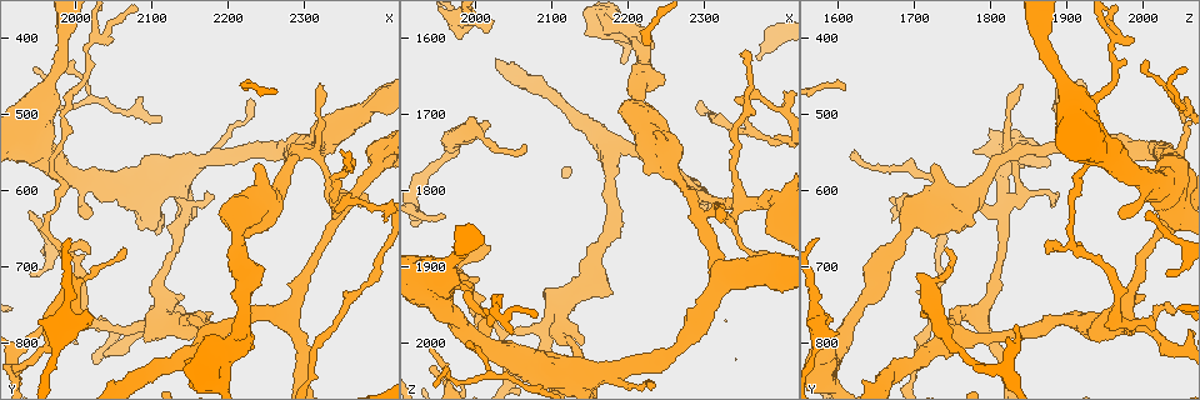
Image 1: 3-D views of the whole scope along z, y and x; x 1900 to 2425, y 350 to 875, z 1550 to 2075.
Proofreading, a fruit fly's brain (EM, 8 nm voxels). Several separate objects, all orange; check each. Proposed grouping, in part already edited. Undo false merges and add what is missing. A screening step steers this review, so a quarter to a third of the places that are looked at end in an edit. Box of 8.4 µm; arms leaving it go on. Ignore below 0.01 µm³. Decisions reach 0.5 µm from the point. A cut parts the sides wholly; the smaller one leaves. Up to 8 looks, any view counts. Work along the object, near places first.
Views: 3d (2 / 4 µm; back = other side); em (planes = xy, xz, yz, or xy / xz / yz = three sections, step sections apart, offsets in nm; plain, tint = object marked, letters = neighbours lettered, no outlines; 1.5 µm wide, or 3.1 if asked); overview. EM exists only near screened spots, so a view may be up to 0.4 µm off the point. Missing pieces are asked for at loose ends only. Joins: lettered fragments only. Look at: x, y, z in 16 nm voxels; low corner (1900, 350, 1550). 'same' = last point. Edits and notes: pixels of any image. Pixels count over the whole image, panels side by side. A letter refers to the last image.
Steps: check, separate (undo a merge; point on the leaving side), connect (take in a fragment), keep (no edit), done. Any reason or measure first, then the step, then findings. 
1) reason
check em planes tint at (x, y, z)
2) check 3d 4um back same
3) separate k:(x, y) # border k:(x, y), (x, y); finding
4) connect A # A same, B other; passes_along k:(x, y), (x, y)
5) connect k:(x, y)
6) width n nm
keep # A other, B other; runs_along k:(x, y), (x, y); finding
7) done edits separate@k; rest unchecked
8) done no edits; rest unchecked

abrupt turn
check em xy step 8 tint at (1975, 670, 1905)

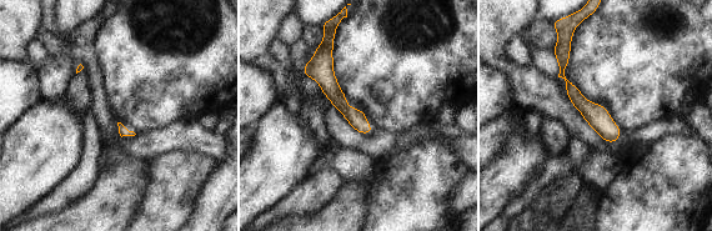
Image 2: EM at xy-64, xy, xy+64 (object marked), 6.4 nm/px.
see the neighbours
check em xy step 8 letters same

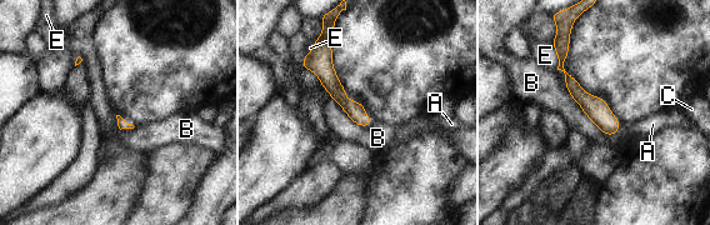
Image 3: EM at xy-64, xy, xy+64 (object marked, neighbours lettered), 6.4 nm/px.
width 60 nm
keep # A other, B other, C other, E other; runs_along 3:(564, 44), (561, 69), (613, 130); continuous, no second neuron

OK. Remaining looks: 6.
check 3d 2um back at (2295, 545, 1845)

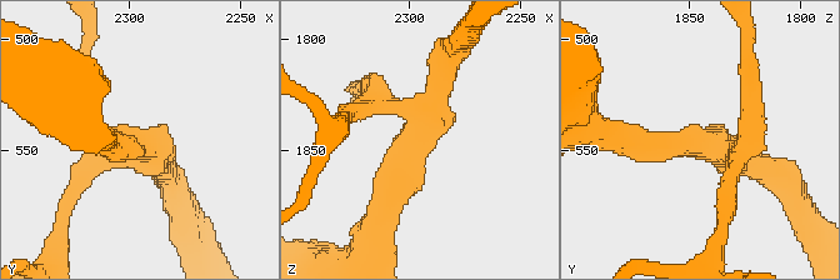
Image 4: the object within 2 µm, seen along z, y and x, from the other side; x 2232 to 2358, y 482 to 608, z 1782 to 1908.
arms 4; now the EM
check em planes letters at (2295, 546, 1842)

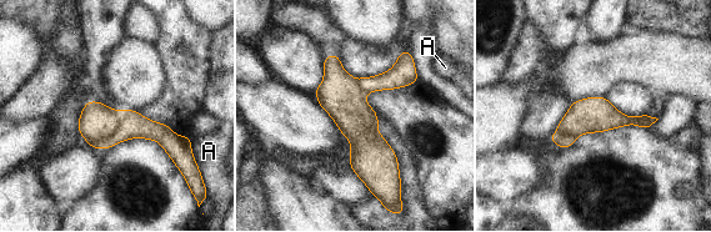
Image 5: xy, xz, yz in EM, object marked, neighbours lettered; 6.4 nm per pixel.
separate 5:(133, 125) # A other; part_leaving 5:(179, 142), (124, 131), (110, 144); a second neuron is stuck on

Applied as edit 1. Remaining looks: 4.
thick turns thin
check em xy step 8 plain at (1965, 800, 1750)

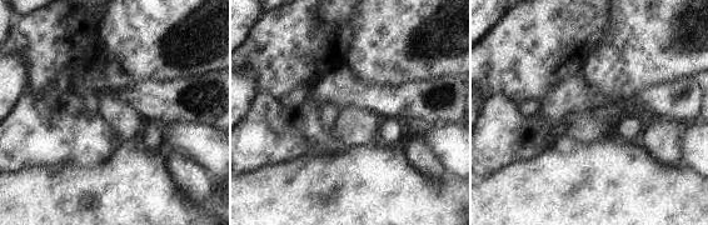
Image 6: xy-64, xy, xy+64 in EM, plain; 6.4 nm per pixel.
what lies round it
check em xy step 8 letters same

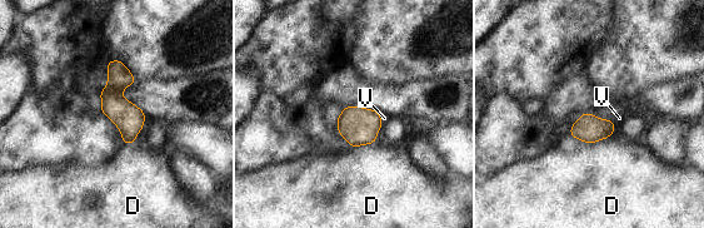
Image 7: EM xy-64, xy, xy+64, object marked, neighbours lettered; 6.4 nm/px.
width 180 nm
keep # D other, V other; runs_along 7:(116, 63), (130, 140); all the same neuron

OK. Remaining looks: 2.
done edits separate@5; rest unchecked

